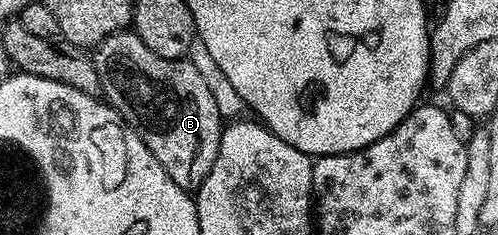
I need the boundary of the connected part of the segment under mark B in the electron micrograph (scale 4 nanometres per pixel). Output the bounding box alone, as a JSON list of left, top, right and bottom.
[92,29,224,192]

